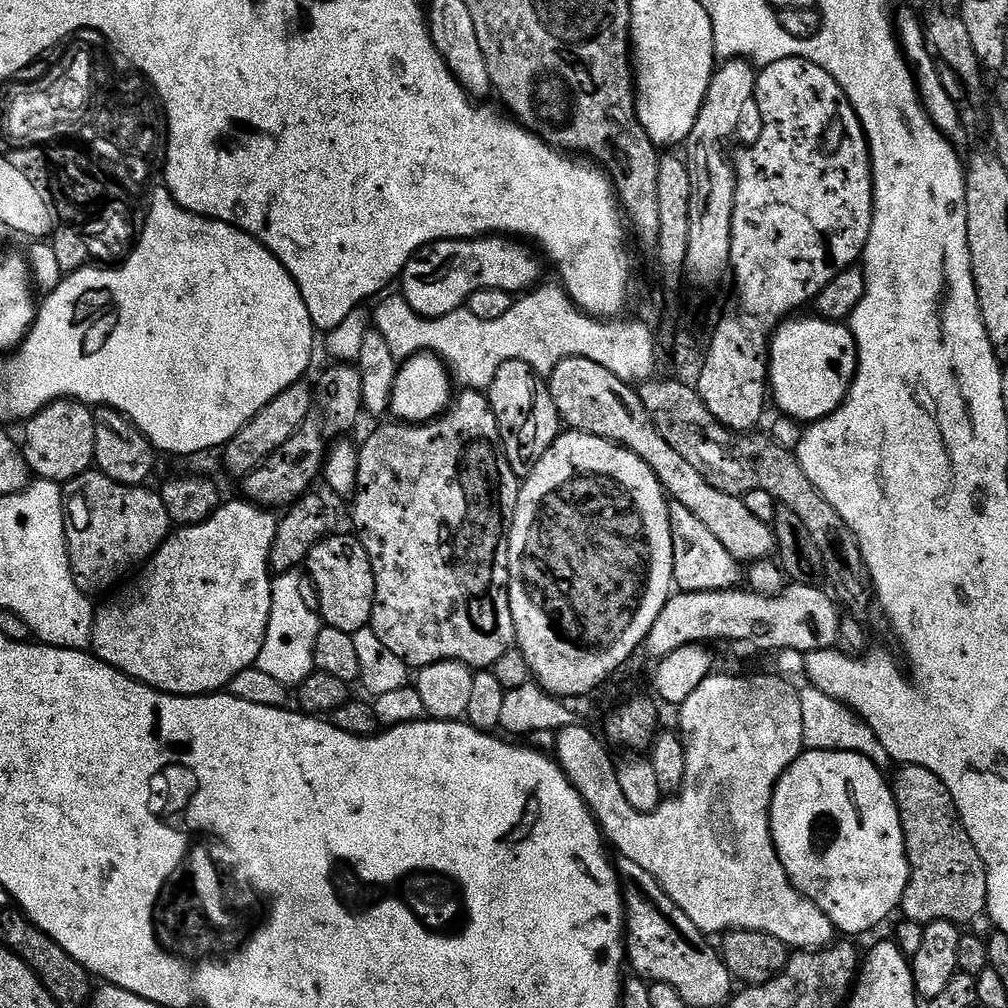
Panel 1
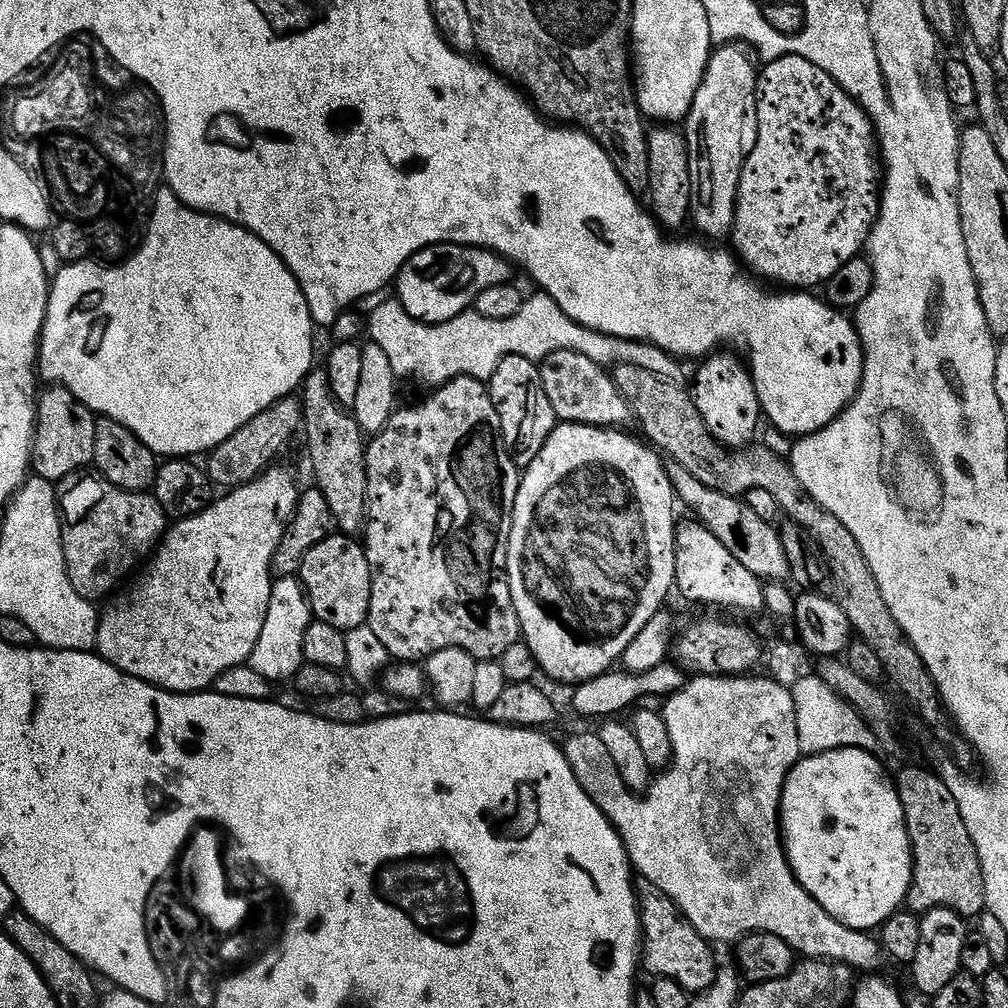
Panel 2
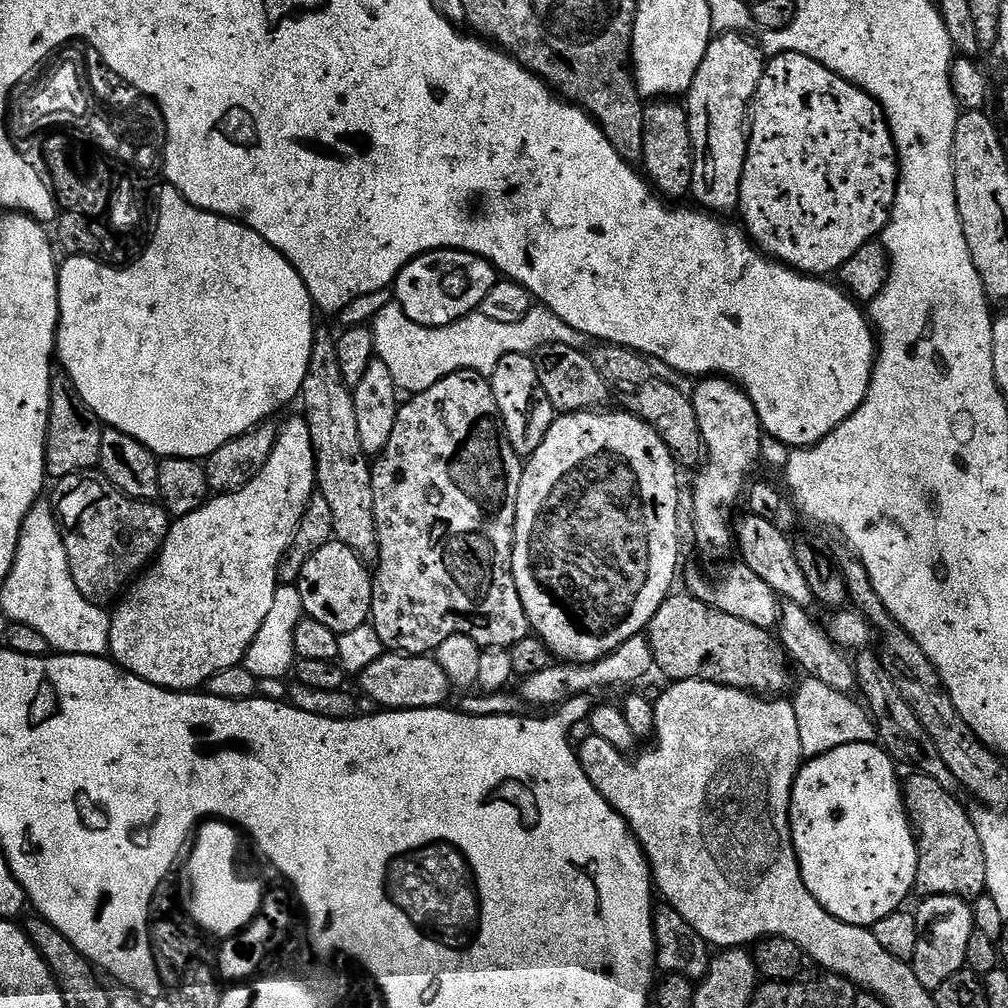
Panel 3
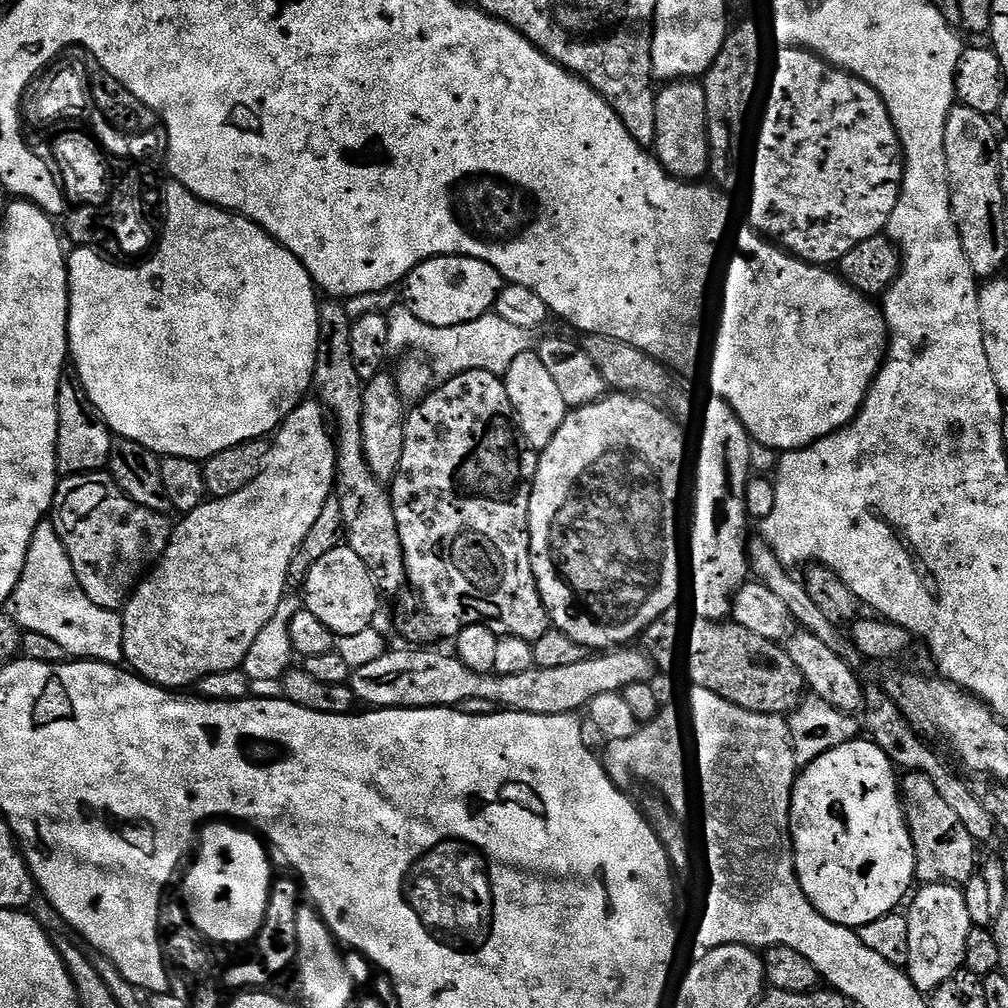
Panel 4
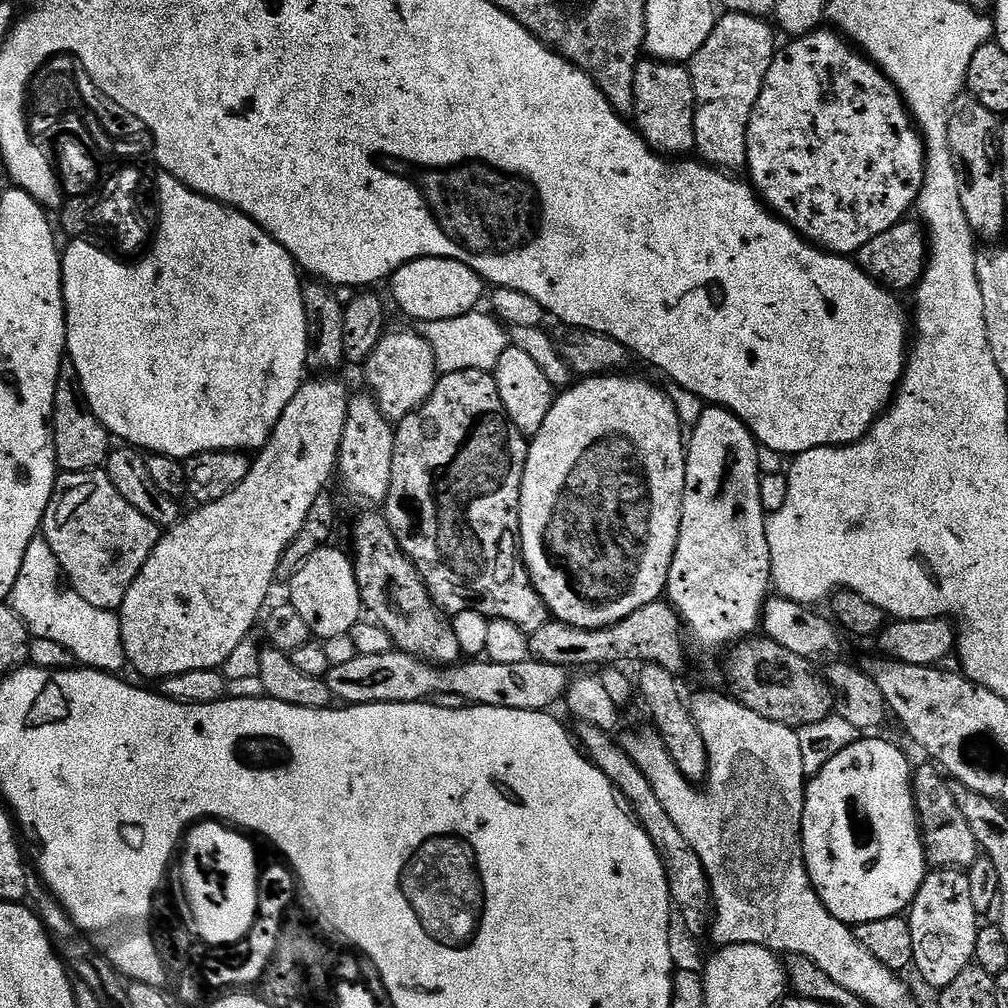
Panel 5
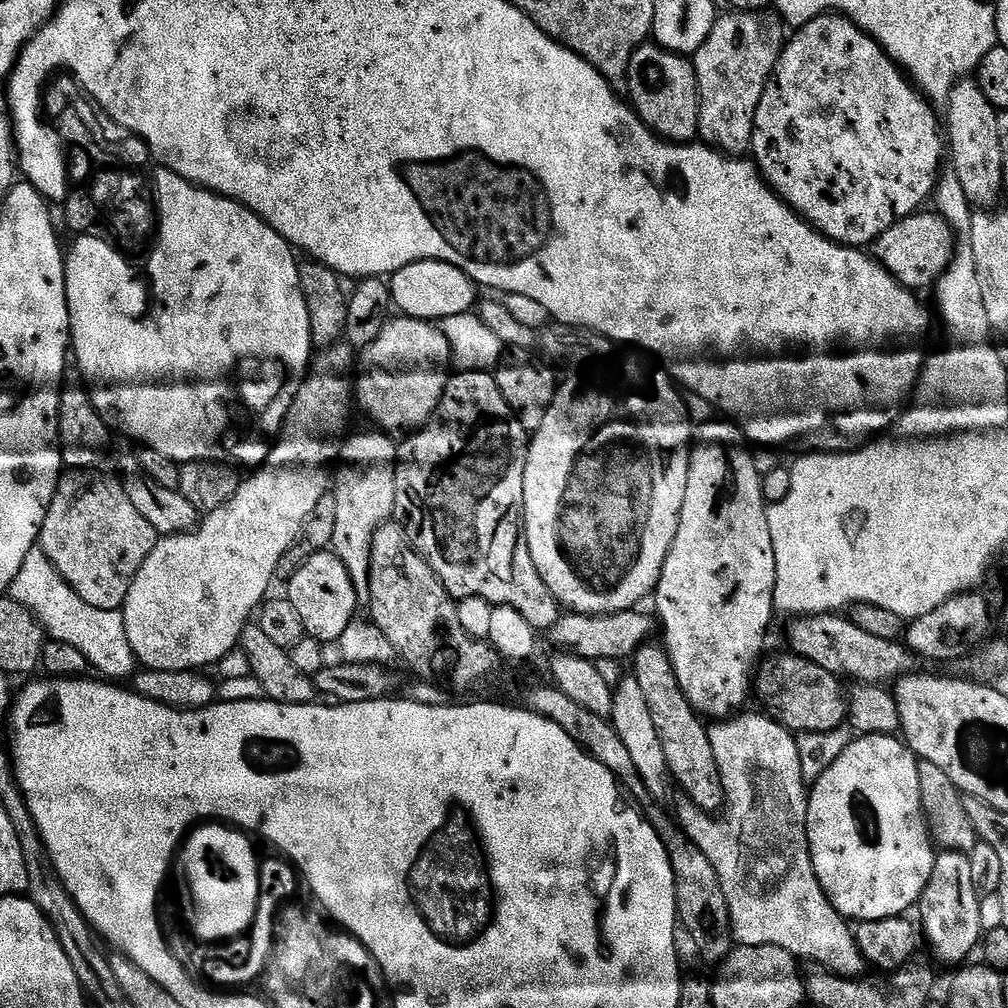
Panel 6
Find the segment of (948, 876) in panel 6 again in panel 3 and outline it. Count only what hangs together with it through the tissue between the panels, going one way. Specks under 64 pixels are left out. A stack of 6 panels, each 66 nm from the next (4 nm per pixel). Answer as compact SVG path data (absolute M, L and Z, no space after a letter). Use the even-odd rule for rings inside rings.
M926 896L919 901L920 909L914 915L922 929L918 938L918 950L910 961L918 982L930 990L935 990L954 974L965 971L966 945L970 943L970 934L976 931L972 917L972 904L961 896Z

